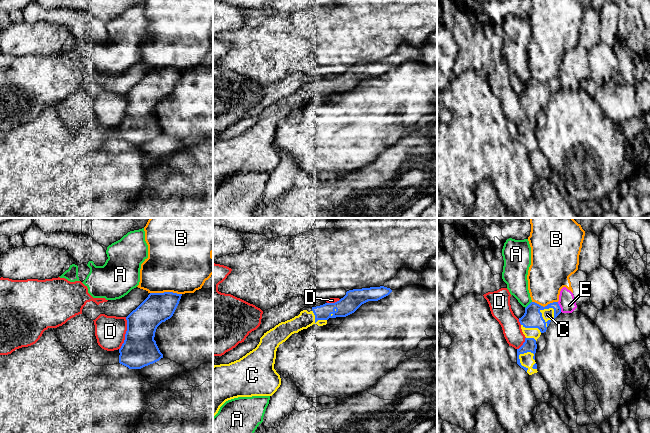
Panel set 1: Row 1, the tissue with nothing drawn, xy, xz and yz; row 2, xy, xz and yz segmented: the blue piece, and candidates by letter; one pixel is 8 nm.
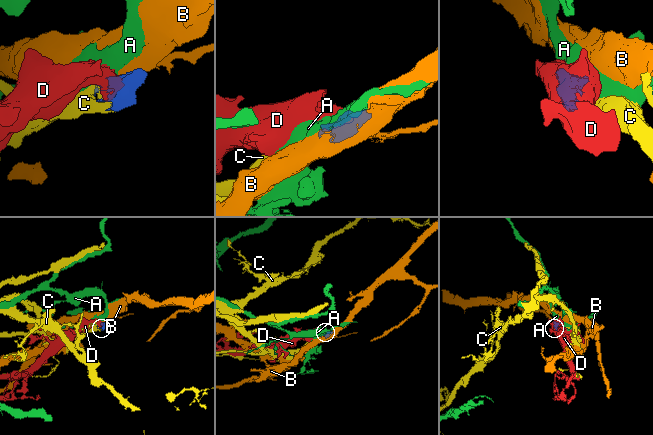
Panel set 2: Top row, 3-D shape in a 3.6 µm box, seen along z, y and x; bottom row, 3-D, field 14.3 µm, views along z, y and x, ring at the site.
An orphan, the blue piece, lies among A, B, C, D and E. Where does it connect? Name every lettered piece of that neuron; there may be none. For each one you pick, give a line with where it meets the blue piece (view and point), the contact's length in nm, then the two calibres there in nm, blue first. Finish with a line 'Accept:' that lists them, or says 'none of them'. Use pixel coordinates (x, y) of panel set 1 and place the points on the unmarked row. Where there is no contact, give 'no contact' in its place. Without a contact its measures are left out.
C: meets blue in yz at (553, 94); contact 180 nm long; 160 nm thick on the blue side, 90 nm on the other
Accept: C

